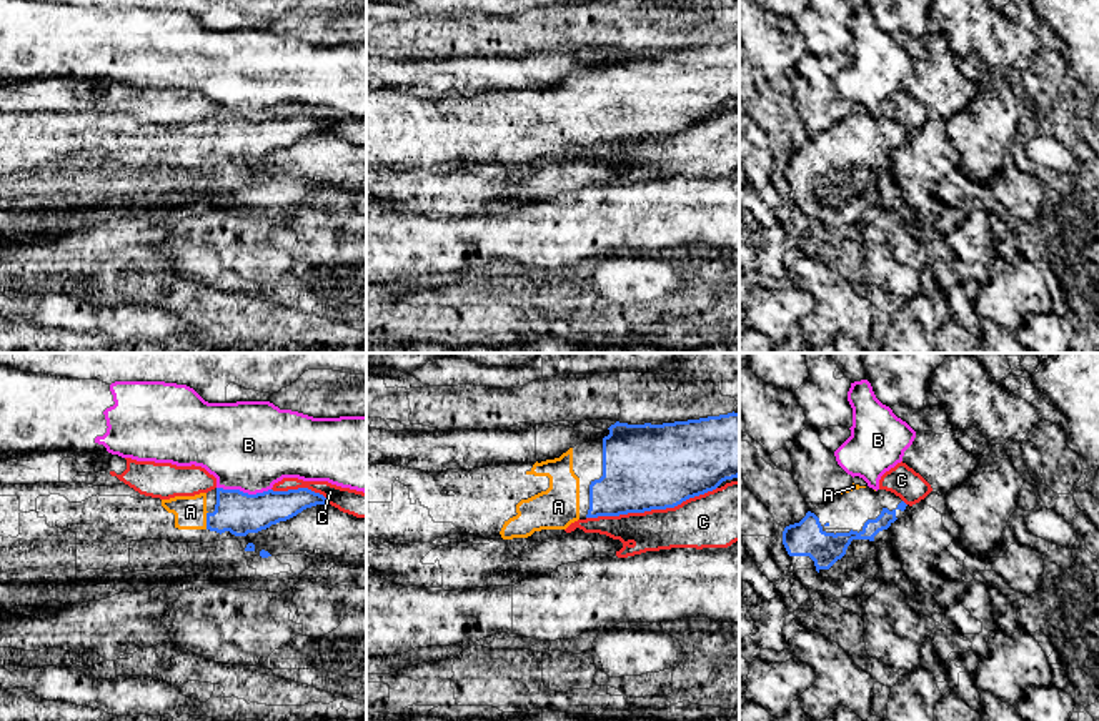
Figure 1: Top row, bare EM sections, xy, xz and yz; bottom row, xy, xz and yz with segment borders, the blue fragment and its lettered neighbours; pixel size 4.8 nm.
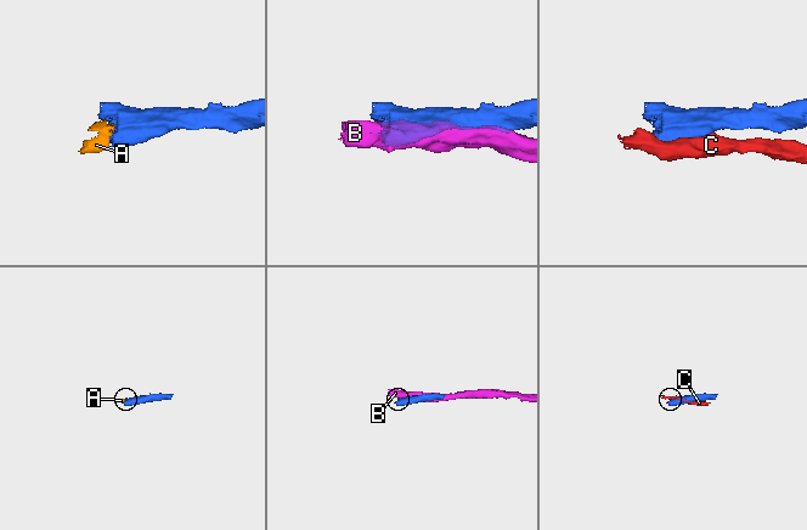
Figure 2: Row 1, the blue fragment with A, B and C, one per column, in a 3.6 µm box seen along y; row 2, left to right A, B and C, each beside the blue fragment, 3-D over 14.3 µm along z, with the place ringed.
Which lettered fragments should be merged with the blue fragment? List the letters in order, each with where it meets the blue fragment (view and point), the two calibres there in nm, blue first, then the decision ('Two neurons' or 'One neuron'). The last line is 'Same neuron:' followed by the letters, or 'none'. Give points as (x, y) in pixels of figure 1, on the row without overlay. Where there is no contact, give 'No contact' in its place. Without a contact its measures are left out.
A: Touches blue at xy (207, 147). Thickness 200 nm (blue) against 160 nm. One neuron
B: Touches blue at xy (242, 119). Thickness 200 nm (blue) against 440 nm. Two neurons
C: Touches blue at xz (651, 135). Thickness 420 nm (blue) against 260 nm. Two neurons
Same neuron: A

